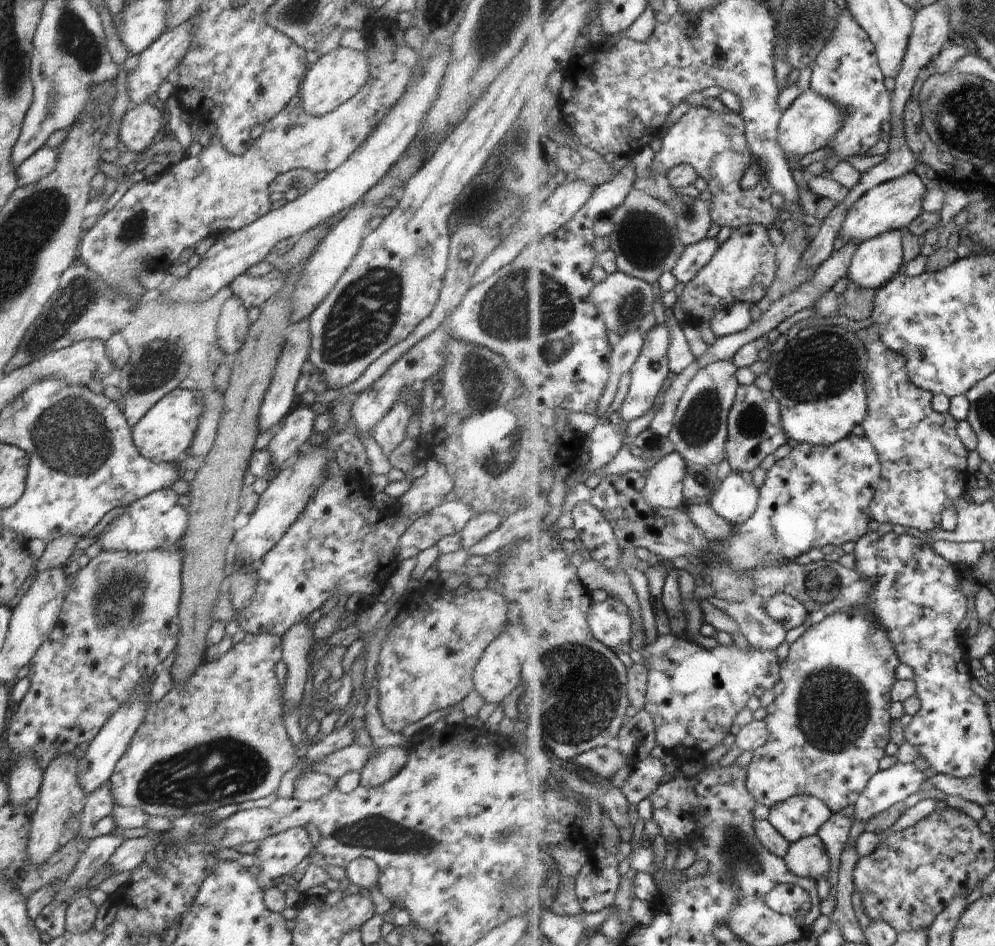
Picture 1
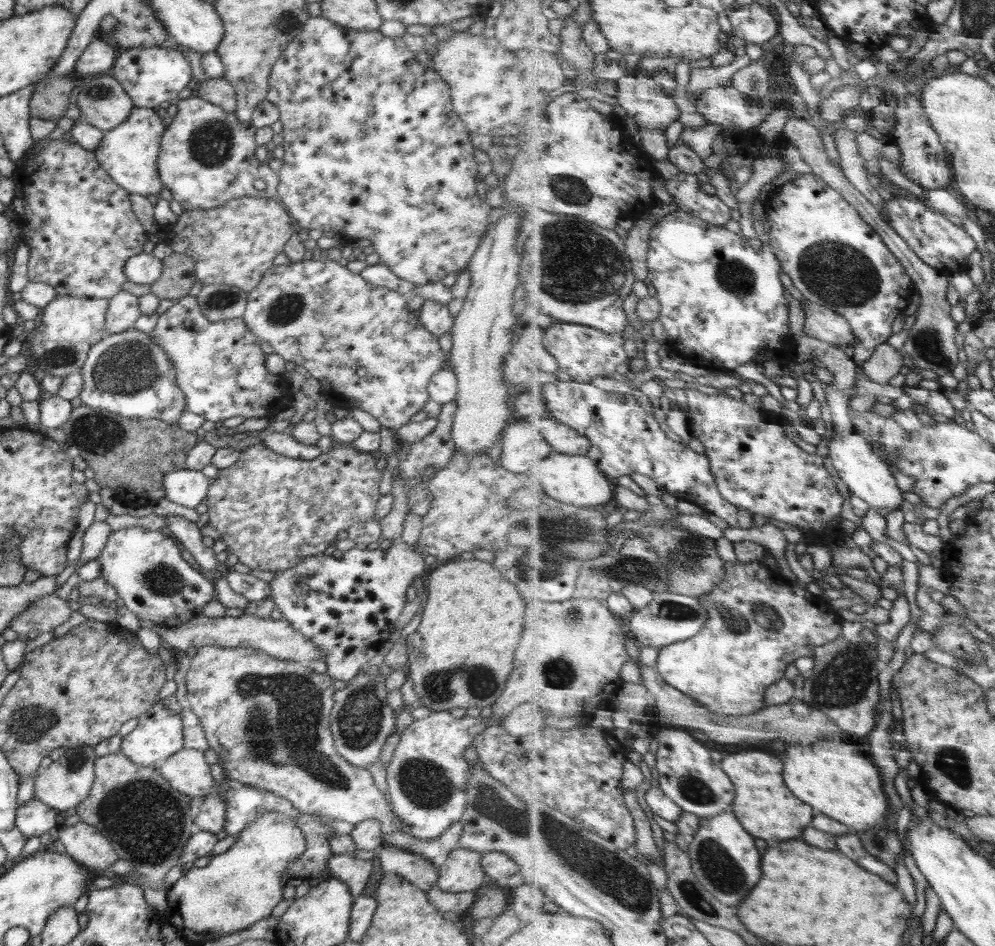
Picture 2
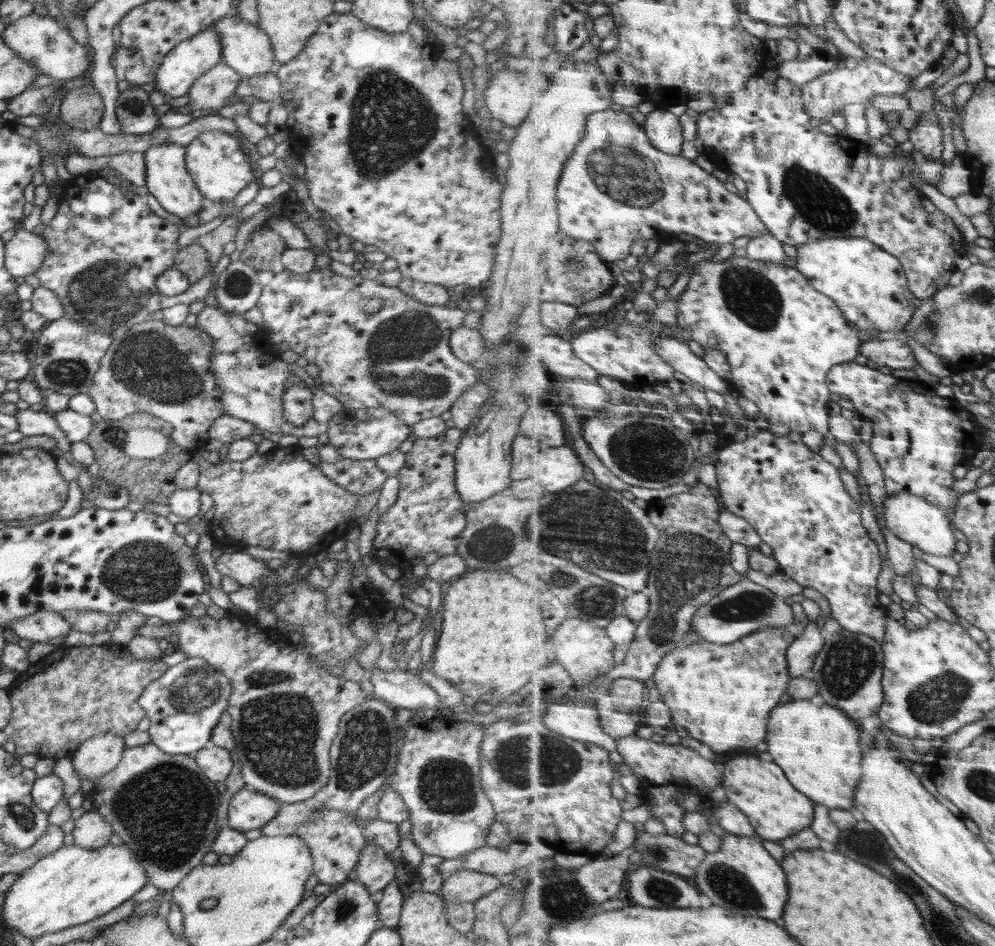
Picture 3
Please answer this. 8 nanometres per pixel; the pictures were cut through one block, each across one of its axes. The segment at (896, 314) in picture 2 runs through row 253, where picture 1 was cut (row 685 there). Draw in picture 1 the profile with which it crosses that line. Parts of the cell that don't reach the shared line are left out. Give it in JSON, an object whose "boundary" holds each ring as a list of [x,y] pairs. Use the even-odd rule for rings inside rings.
{"boundary":[[[857,609],[826,615],[822,621],[812,625],[801,637],[795,640],[791,645],[787,659],[782,665],[782,680],[773,688],[775,701],[767,708],[768,715],[765,720],[770,726],[772,736],[762,748],[755,750],[753,759],[748,765],[748,788],[756,796],[758,803],[773,807],[798,795],[810,795],[824,800],[834,813],[840,813],[844,808],[858,803],[863,792],[869,787],[871,780],[881,771],[880,762],[886,756],[886,746],[892,740],[892,734],[890,734],[890,722],[894,720],[892,712],[890,712],[894,702],[892,690],[894,690],[894,684],[900,680],[898,666],[901,664],[902,660],[898,656],[898,650],[896,650],[892,638],[890,638],[888,628],[876,616],[866,614],[866,612],[858,612]]]}

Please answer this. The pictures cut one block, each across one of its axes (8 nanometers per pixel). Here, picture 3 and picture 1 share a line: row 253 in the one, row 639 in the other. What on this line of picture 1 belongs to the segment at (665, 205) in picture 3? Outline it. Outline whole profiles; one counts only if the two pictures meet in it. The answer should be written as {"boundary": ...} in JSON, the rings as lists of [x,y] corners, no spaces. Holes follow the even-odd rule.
{"boundary":[[[609,596],[605,601],[594,602],[589,620],[600,642],[614,651],[632,652],[634,620],[630,608],[622,600]]]}

